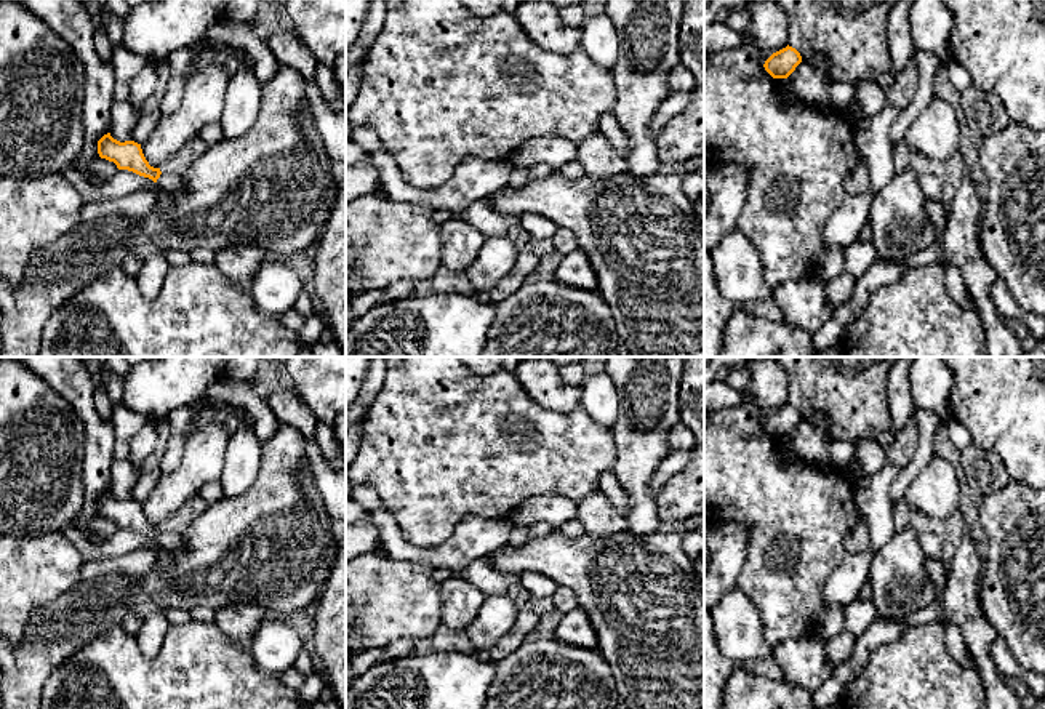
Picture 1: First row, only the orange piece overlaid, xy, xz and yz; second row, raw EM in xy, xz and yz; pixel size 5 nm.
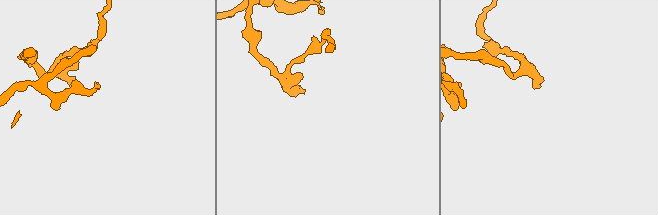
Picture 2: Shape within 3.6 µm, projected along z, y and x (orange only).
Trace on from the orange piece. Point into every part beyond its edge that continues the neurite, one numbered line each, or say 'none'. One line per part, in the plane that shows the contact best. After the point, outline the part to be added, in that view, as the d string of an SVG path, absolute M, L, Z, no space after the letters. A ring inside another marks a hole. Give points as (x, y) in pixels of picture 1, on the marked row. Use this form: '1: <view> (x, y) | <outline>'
1: xy (172, 183) | M162 173L160 178L157 179L157 186L162 190L176 192L176 190L184 189L186 182L184 182L181 174L173 174L173 173L165 174L165 173Z

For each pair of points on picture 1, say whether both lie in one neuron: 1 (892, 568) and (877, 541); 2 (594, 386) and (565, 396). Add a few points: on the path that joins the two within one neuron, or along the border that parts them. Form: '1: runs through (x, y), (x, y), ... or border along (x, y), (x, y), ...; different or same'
1: border along (896, 532), (876, 552), (868, 578); different
2: border along (580, 388), (581, 405); different

